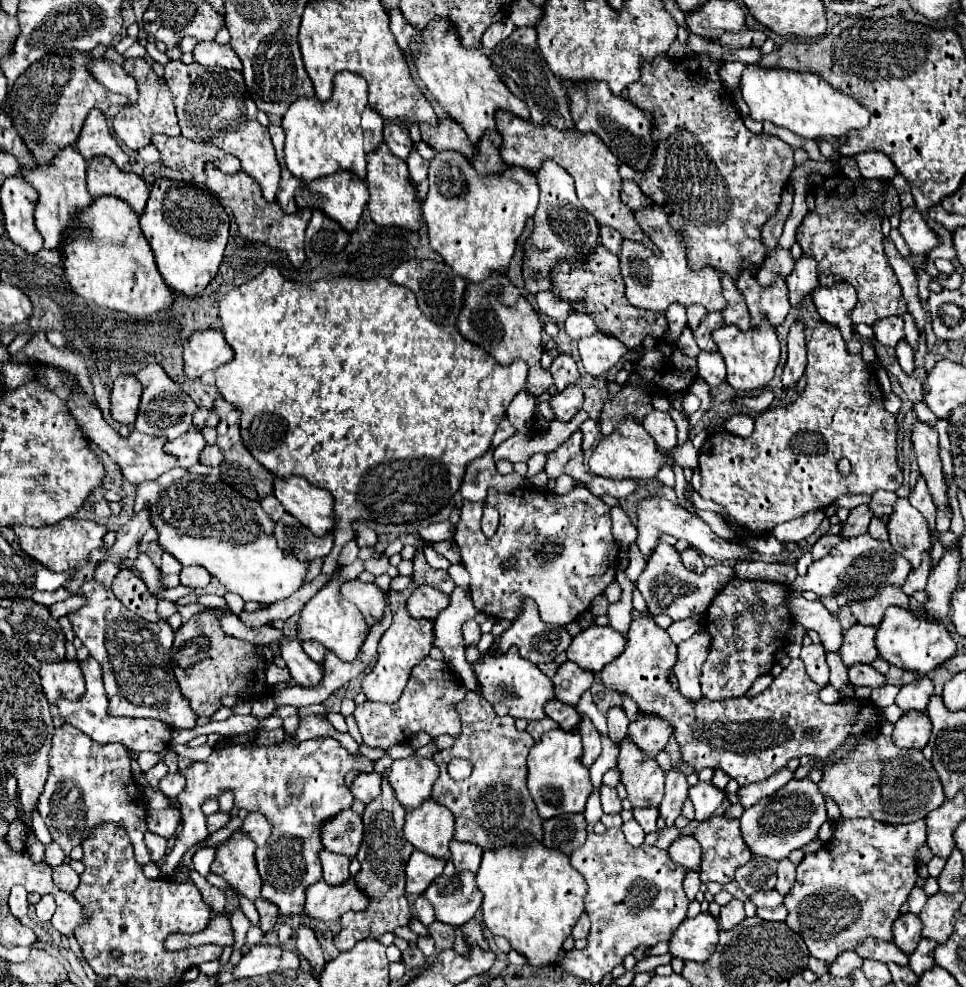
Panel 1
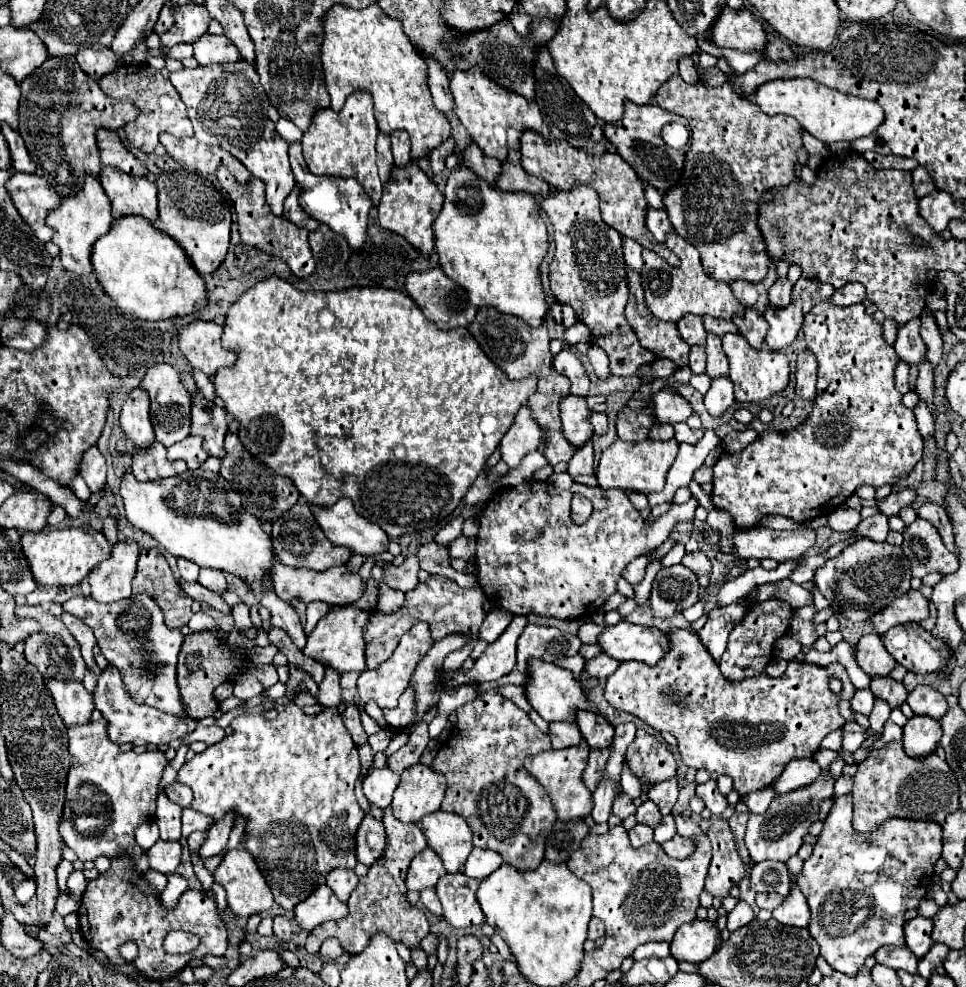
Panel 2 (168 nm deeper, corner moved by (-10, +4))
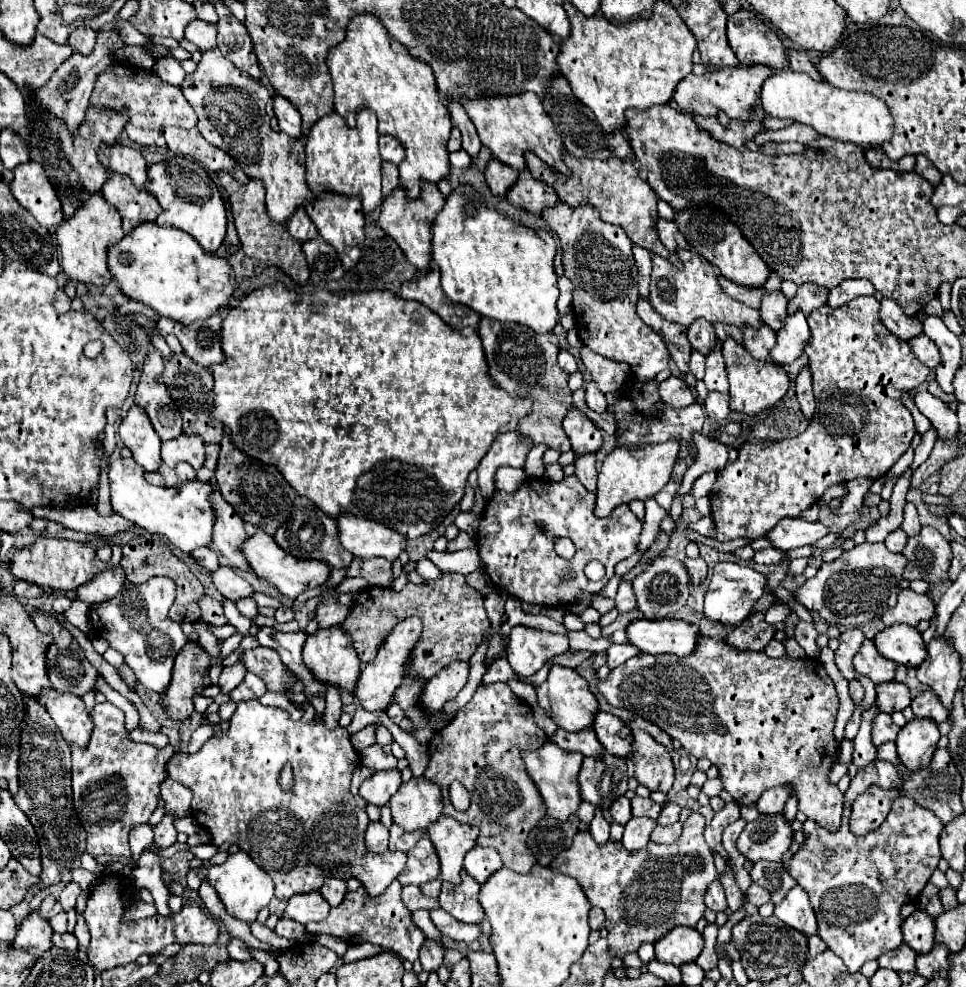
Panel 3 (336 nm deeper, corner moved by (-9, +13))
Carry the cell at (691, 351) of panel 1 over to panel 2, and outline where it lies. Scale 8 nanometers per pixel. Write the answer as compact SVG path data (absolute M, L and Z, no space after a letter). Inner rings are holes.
M693 346L689 354L689 368L693 374L705 372L705 350L701 346Z

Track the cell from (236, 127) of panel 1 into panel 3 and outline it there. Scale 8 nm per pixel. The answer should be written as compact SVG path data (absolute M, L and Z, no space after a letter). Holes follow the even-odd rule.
M216 49L202 53L198 69L192 75L186 75L180 89L198 115L198 131L202 137L232 155L248 177L264 183L270 219L284 223L304 205L304 199L314 199L304 179L304 139L296 141L286 133L272 131L270 119L264 111L266 101L272 97L266 85L256 79L246 79L246 75L242 75L242 71L238 71L238 67Z

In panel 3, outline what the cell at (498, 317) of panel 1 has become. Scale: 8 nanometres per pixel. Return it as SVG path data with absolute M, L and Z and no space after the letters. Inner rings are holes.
M480 317L478 335L484 345L484 353L488 359L490 375L502 389L508 393L528 393L534 401L532 413L522 419L518 431L530 435L534 445L544 443L560 453L572 451L570 439L562 429L562 419L572 405L572 391L568 389L568 373L560 369L558 357L558 339L554 333L538 335L530 331L530 327L522 327L520 323L494 323L492 319Z

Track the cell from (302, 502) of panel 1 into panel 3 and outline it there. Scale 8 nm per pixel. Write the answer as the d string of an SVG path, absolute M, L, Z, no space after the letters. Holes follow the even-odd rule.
M342 513L338 519L340 543L346 551L362 559L386 557L390 561L398 559L400 551L406 547L406 539L396 531L382 527L372 519L362 519L350 513Z

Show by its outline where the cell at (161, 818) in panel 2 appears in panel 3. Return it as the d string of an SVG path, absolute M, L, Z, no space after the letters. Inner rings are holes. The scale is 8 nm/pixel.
M164 815L162 821L154 827L154 843L156 843L158 847L166 849L166 847L170 847L170 845L176 843L178 831L176 831L176 827L174 827L174 821L176 821L176 819L174 819L172 815Z

